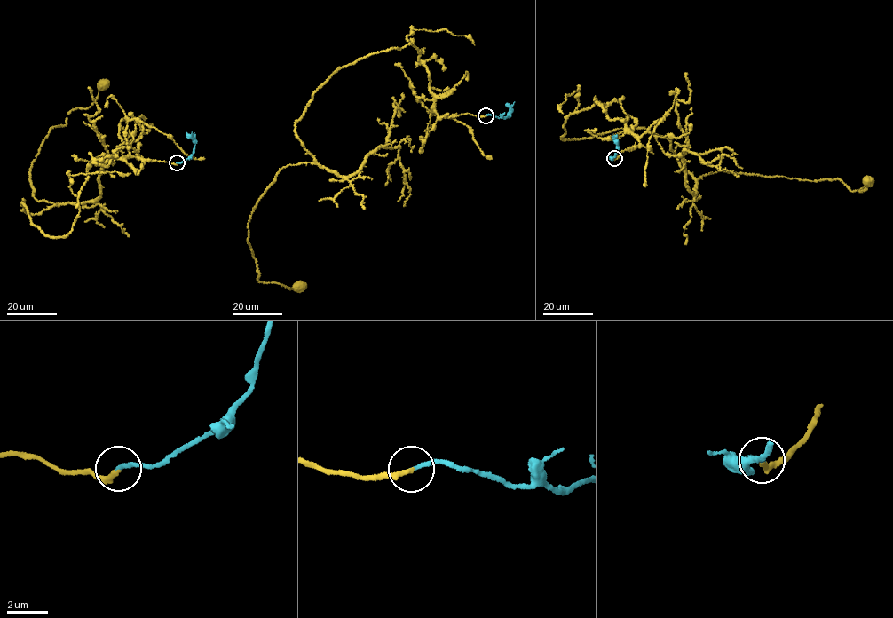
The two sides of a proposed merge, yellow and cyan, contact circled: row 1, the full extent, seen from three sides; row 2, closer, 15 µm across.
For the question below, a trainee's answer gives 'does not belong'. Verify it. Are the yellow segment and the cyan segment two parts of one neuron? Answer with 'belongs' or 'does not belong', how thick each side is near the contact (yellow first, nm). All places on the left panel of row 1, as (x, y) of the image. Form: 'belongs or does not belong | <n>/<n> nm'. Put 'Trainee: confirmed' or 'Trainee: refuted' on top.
Trainee: refuted
belongs | 220/200 nm

